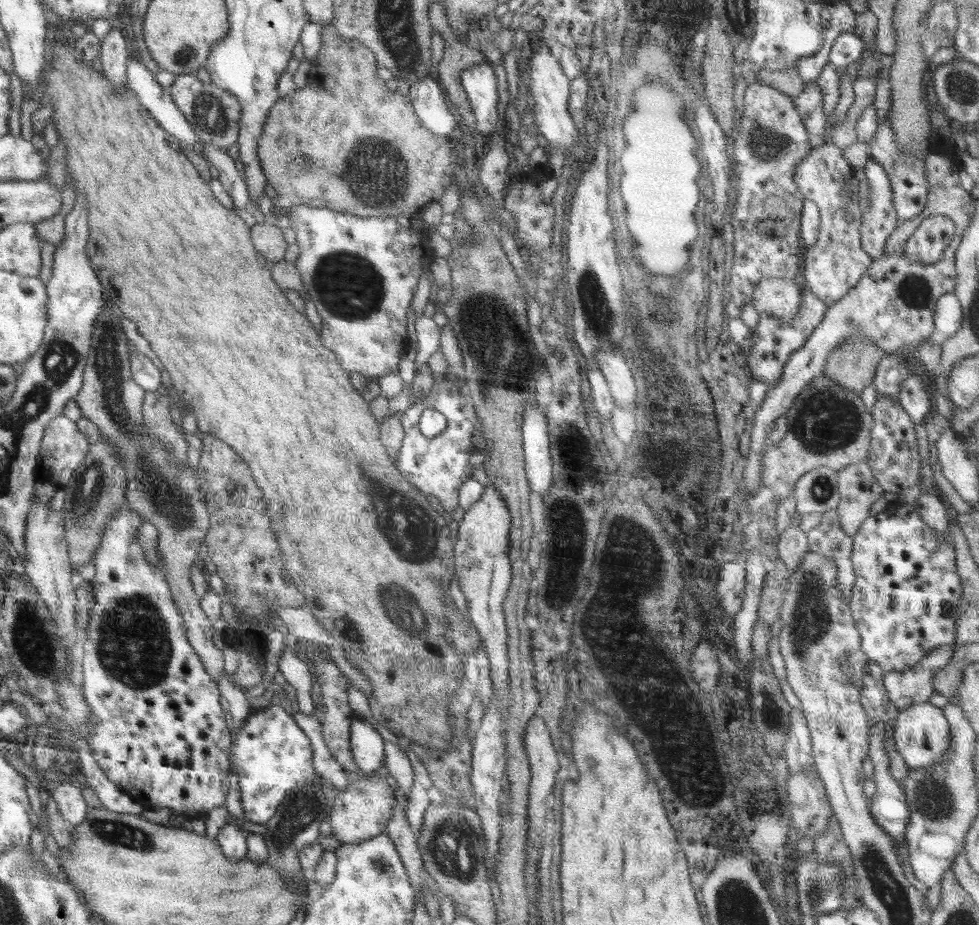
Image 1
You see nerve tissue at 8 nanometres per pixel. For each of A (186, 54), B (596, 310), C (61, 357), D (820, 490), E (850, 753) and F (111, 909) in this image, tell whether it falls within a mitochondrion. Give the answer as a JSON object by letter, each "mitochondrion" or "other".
{"A":"mitochondrion","B":"mitochondrion","C":"mitochondrion","D":"mitochondrion","E":"other","F":"other"}

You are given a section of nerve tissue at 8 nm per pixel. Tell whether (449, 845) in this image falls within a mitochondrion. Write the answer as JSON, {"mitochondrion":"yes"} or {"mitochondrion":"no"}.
{"mitochondrion":"yes"}

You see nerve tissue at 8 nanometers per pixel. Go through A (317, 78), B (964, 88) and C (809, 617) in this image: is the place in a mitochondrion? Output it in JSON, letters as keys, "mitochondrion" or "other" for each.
{"A":"other","B":"mitochondrion","C":"mitochondrion"}

